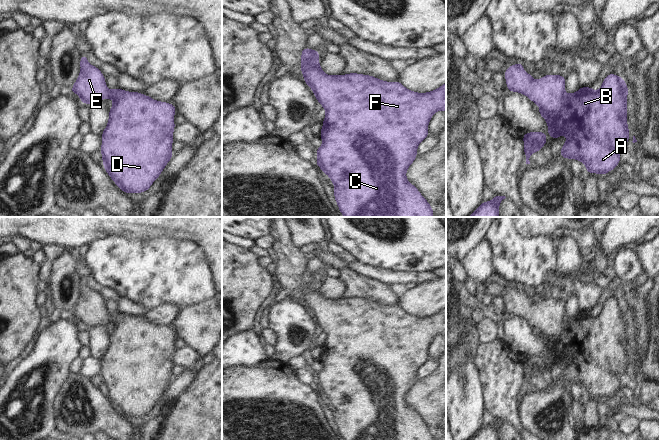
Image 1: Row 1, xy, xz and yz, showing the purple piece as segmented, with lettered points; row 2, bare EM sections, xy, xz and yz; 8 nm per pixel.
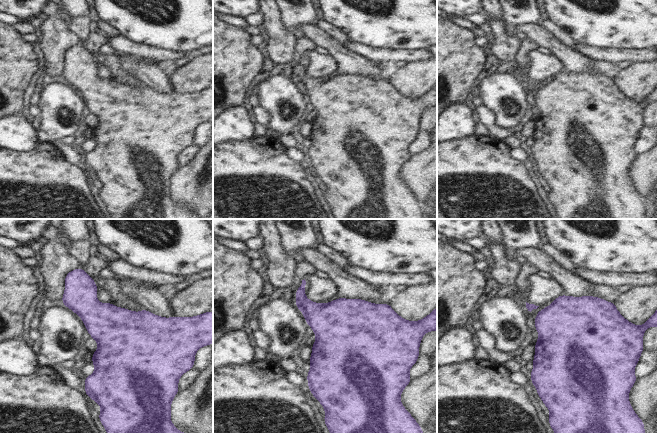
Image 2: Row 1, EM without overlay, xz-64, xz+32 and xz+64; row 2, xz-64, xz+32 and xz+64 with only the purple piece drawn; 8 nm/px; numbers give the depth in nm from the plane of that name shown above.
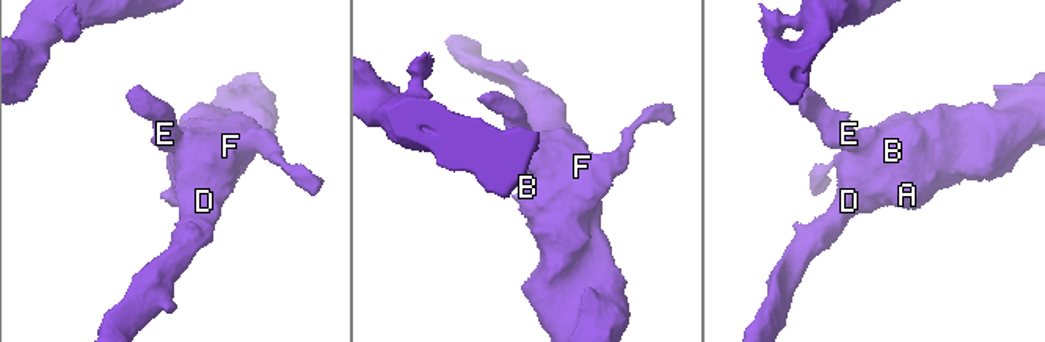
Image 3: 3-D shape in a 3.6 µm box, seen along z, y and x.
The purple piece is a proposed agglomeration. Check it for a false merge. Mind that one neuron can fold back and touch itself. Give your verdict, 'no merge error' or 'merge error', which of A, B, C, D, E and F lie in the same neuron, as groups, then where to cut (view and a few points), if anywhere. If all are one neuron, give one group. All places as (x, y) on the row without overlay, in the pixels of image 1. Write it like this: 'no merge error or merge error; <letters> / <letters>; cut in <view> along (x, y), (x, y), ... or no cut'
no merge error; A B C D E F; no cut

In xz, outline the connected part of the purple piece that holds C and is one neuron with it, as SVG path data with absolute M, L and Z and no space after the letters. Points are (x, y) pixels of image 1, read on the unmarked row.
M307 270L301 275L302 284L299 287L301 296L306 307L313 315L316 324L326 334L323 351L319 360L323 363L320 372L315 377L318 382L315 385L323 397L330 401L330 405L335 409L334 422L338 428L339 435L343 440L433 440L433 432L428 425L420 418L419 414L412 409L406 402L406 394L417 381L417 372L421 365L429 359L428 347L436 335L446 335L446 306L439 312L427 316L417 317L405 312L400 305L386 306L376 301L349 297L346 299L327 299L319 289L320 278L317 274L308 273Z

